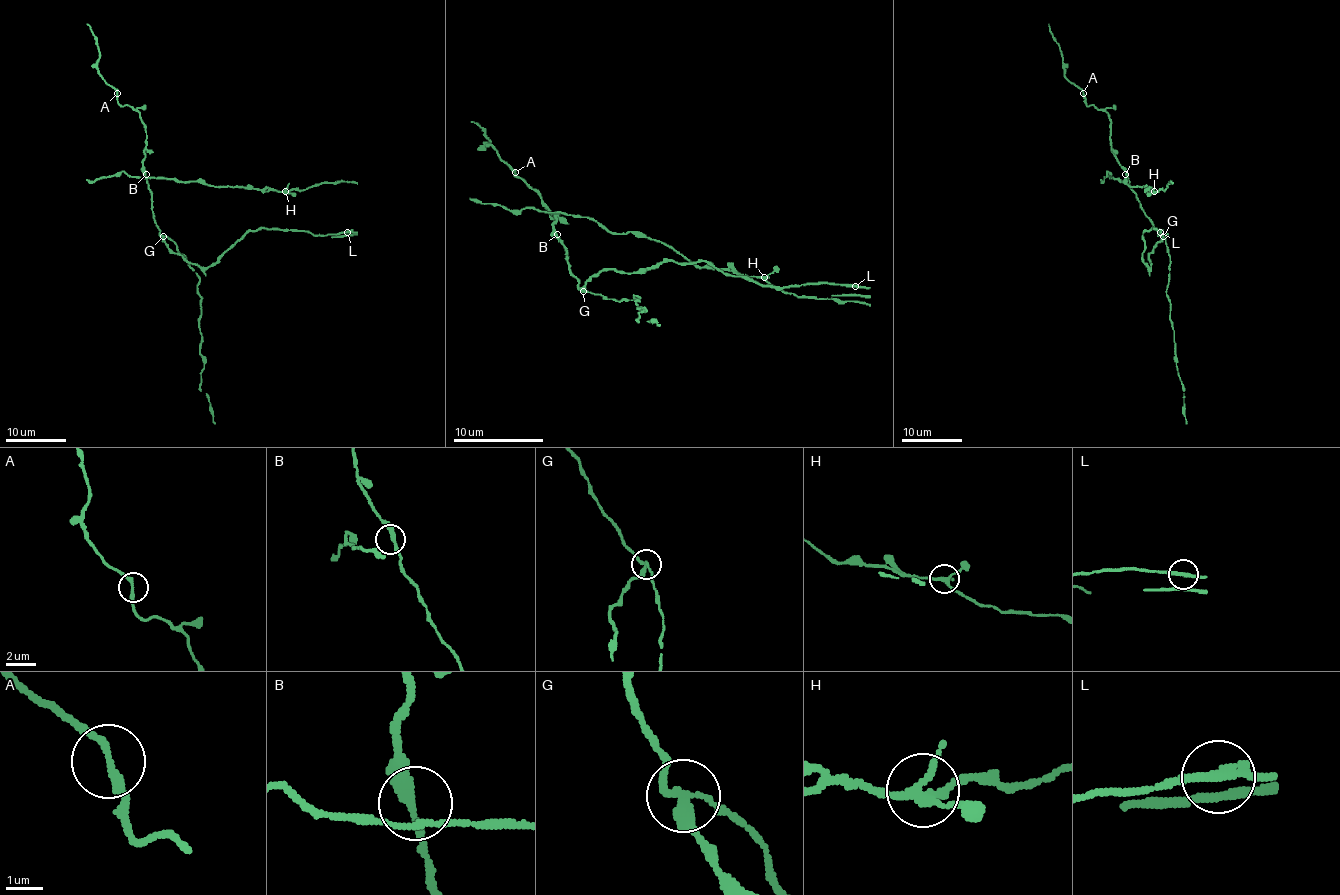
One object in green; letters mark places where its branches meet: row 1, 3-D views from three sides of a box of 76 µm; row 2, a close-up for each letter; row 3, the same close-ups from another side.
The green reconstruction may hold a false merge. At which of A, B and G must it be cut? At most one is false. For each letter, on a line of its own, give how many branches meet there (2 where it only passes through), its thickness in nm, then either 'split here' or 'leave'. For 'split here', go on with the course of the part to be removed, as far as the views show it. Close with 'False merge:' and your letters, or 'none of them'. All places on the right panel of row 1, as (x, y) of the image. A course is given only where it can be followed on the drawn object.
A: 2 | 220 nm | leave
B: 2 | 320 nm | leave
G: 3 | 240 nm | split here
False merge: G

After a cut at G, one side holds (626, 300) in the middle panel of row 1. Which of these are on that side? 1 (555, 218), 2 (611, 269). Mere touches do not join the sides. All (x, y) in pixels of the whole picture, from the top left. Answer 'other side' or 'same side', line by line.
1: same side
2: other side

